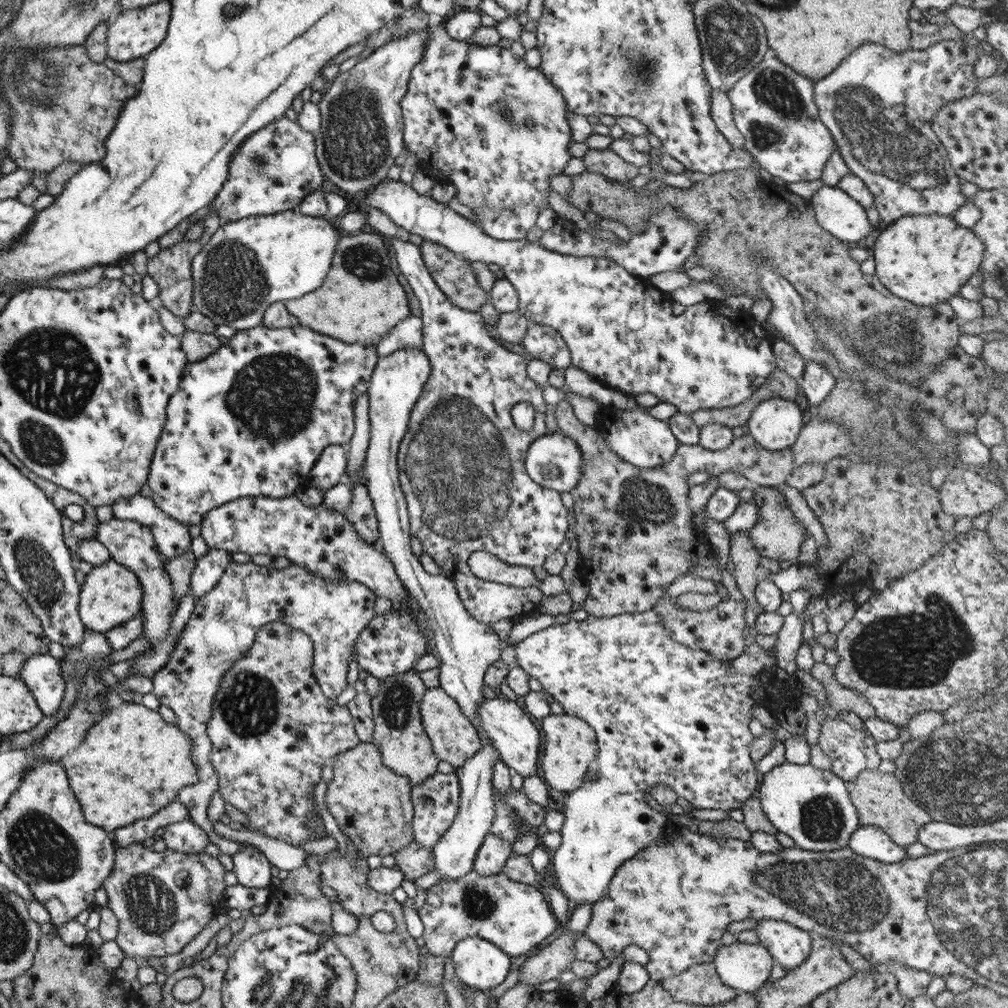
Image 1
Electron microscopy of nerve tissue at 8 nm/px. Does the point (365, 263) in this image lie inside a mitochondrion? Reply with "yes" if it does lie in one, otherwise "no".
yes

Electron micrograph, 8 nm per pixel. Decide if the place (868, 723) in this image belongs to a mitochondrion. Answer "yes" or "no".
no

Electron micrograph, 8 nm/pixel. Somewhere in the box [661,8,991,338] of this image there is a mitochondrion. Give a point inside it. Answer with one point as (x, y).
(889, 141)

